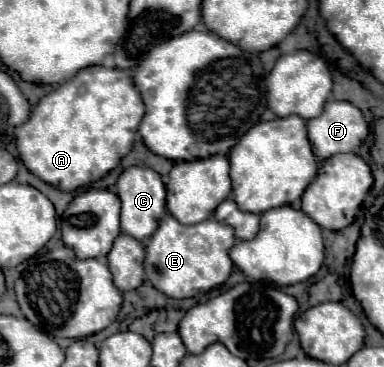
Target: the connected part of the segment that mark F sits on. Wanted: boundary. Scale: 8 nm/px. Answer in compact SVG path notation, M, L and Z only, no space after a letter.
M328 101L322 115L306 121L308 139L318 159L356 151L368 137L362 111L348 101Z

